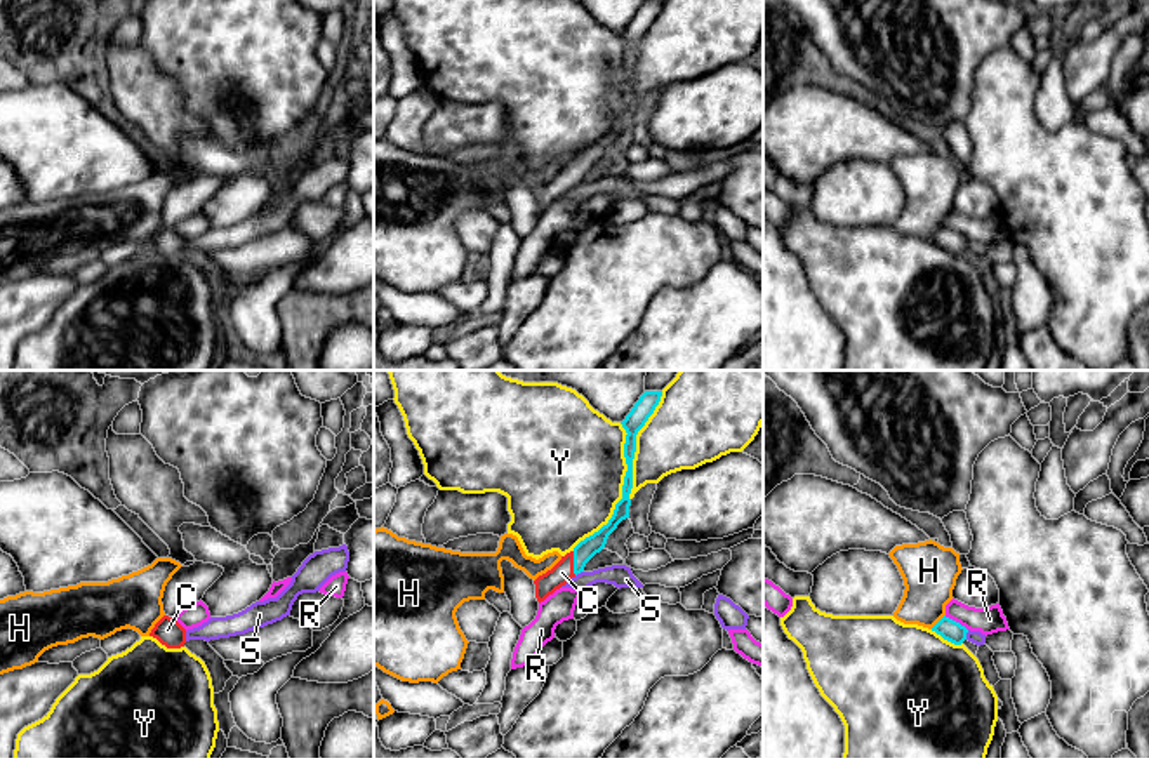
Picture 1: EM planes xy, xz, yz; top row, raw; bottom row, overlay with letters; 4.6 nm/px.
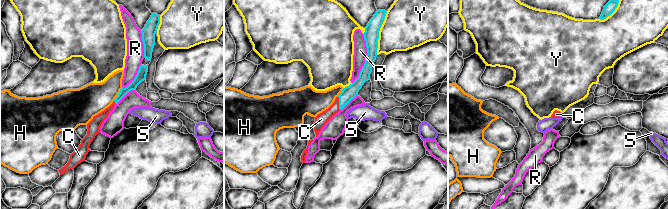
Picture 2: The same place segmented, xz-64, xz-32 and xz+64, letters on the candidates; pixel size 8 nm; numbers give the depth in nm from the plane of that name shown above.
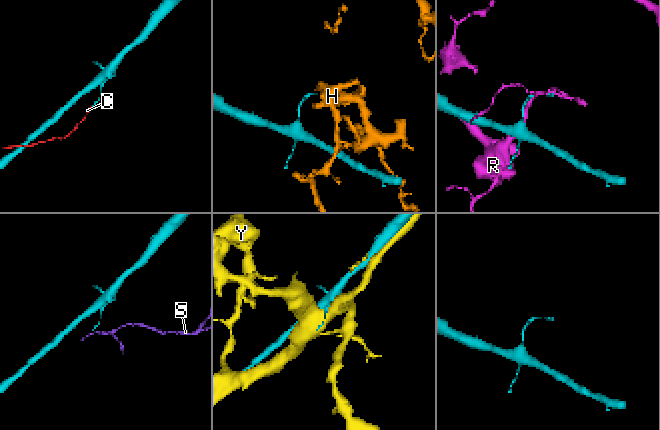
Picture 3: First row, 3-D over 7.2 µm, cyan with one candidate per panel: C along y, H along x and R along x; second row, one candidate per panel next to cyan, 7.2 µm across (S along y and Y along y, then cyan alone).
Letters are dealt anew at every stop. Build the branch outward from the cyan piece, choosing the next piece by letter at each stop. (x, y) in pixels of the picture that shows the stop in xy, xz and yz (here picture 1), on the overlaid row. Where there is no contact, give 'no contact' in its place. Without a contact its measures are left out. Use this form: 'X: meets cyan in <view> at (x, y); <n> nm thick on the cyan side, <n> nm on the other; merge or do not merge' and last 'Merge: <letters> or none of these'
C: meets cyan in xz at (574, 564); 90 nm thick on the cyan side, 100 nm on the other; merge
H: meets cyan in yz at (939, 621); 100 nm thick on the cyan side, 260 nm on the other; do not merge
R: meets cyan in yz at (955, 621); 100 nm thick on the cyan side, 120 nm on the other; do not merge
S: meets cyan in yz at (965, 635); 100 nm thick on the cyan side, 60 nm on the other; do not merge
Y: meets cyan in xz at (623, 491); 70 nm thick on the cyan side, 480 nm on the other; do not merge
Merge: C

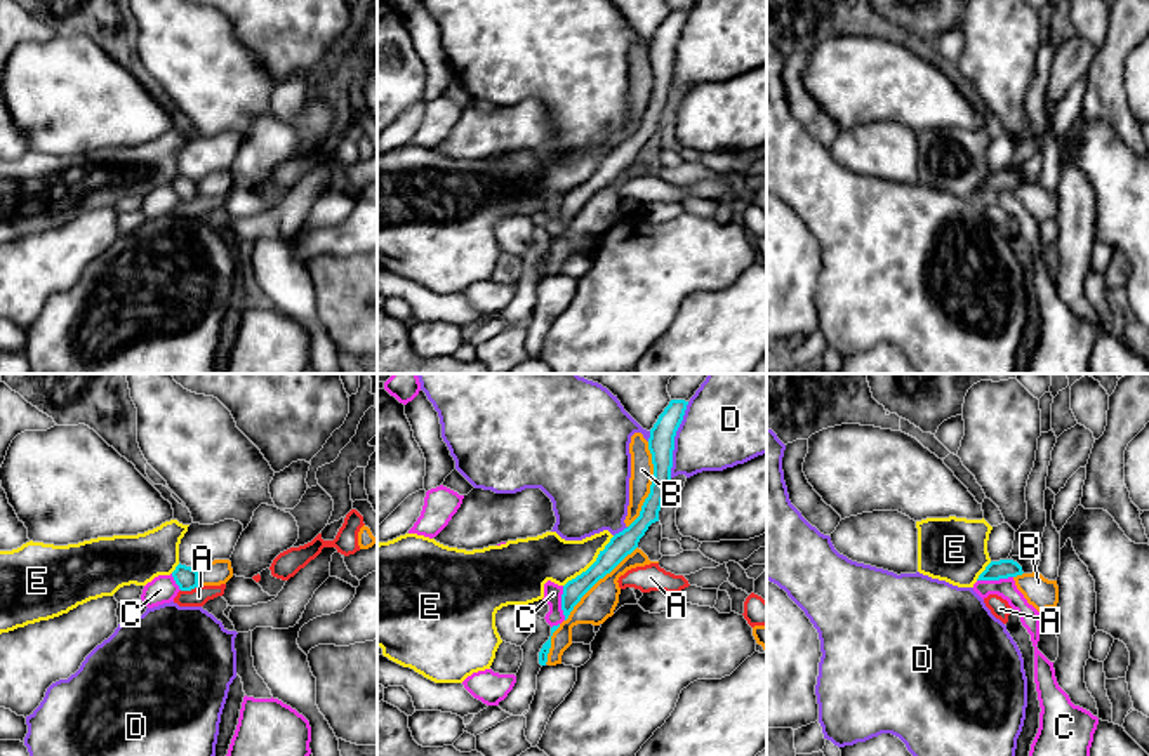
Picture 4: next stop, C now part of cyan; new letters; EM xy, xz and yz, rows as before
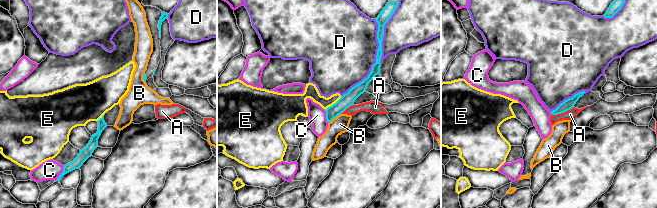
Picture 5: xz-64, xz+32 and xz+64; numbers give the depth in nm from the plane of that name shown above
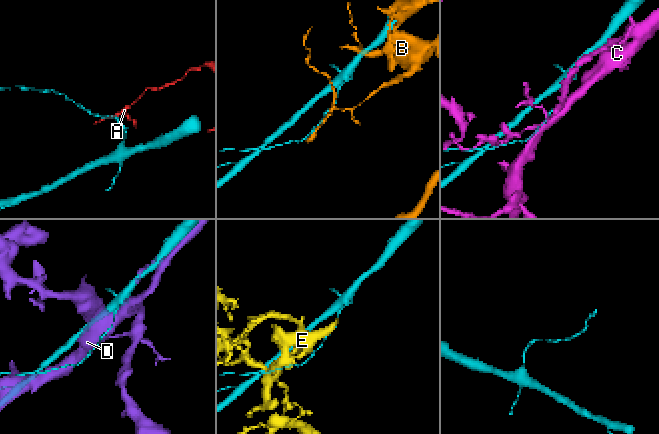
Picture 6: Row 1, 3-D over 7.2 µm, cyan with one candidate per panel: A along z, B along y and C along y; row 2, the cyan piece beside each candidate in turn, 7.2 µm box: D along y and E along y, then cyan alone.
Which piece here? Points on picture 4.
A: meets cyan in xy at (190, 590); 110 nm thick on the cyan side, 90 nm on the other; do not merge
B: meets cyan in xz at (650, 485); 130 nm thick on the cyan side, 110 nm on the other; do not merge
C: meets cyan in yz at (995, 579); 90 nm thick on the cyan side, 90 nm on the other; do not merge
D: meets cyan in xz at (673, 440); 130 nm thick on the cyan side, 380 nm on the other; do not merge
E: meets cyan in xz at (593, 563); 110 nm thick on the cyan side, 220 nm on the other; do not merge
Merge: none of these

